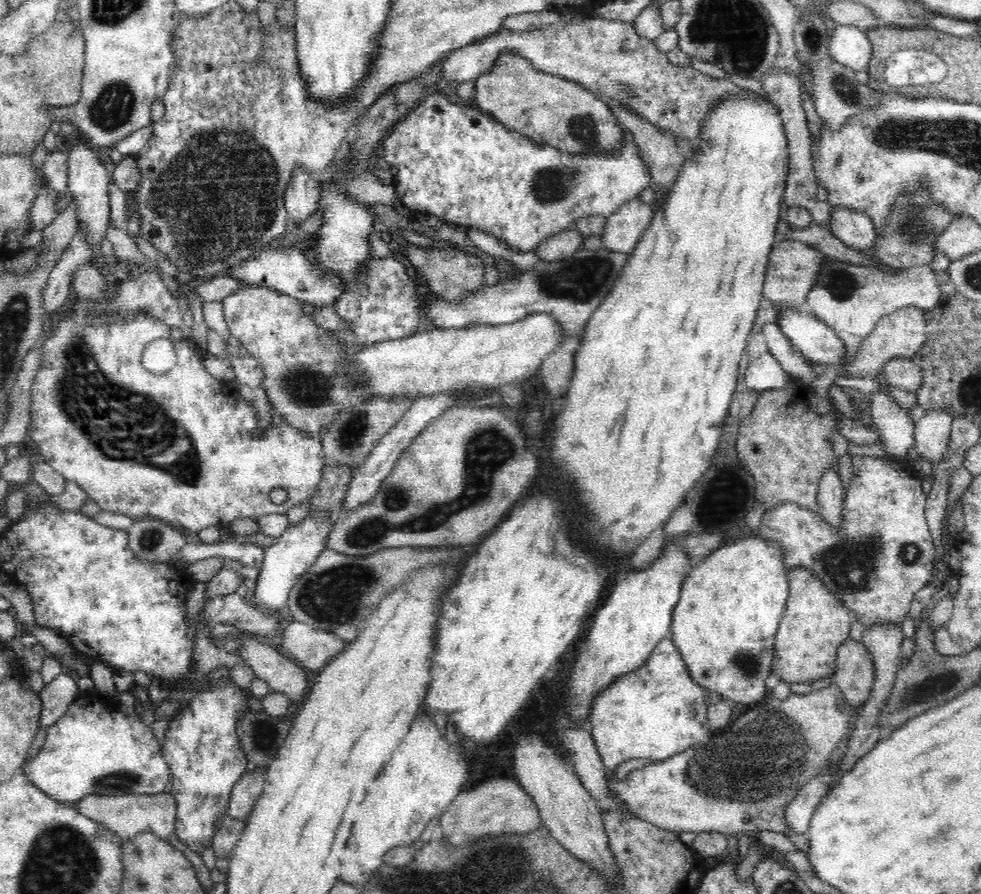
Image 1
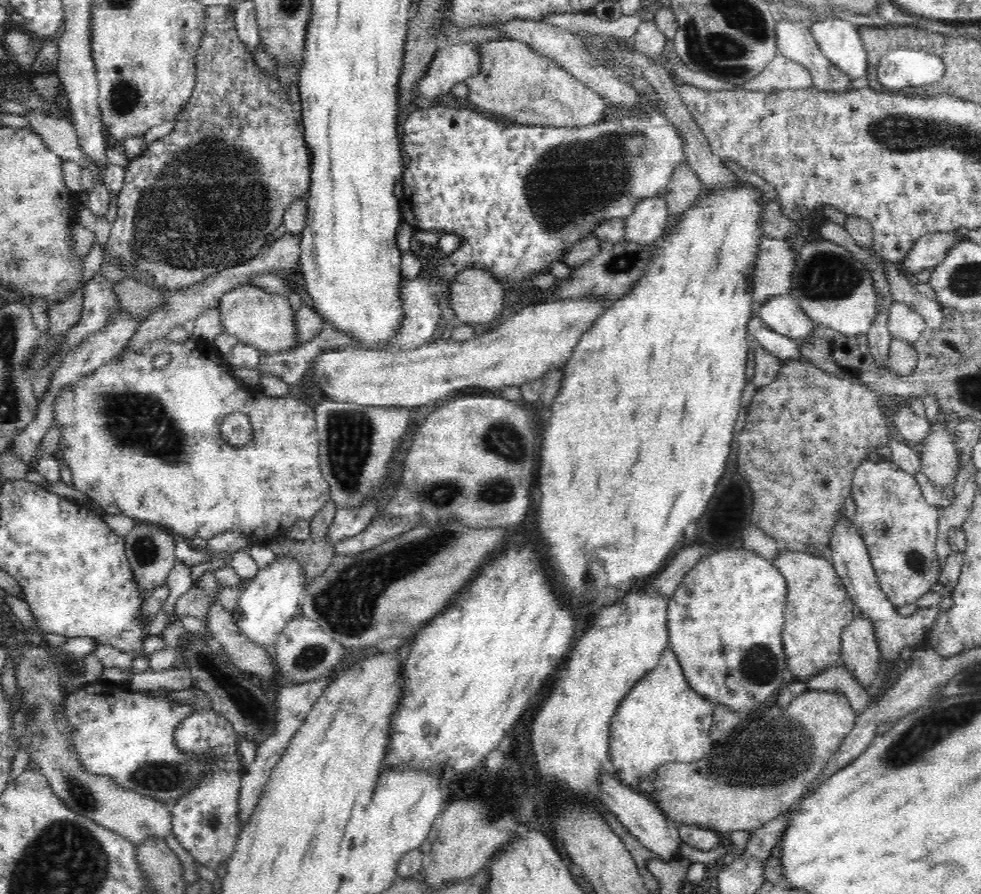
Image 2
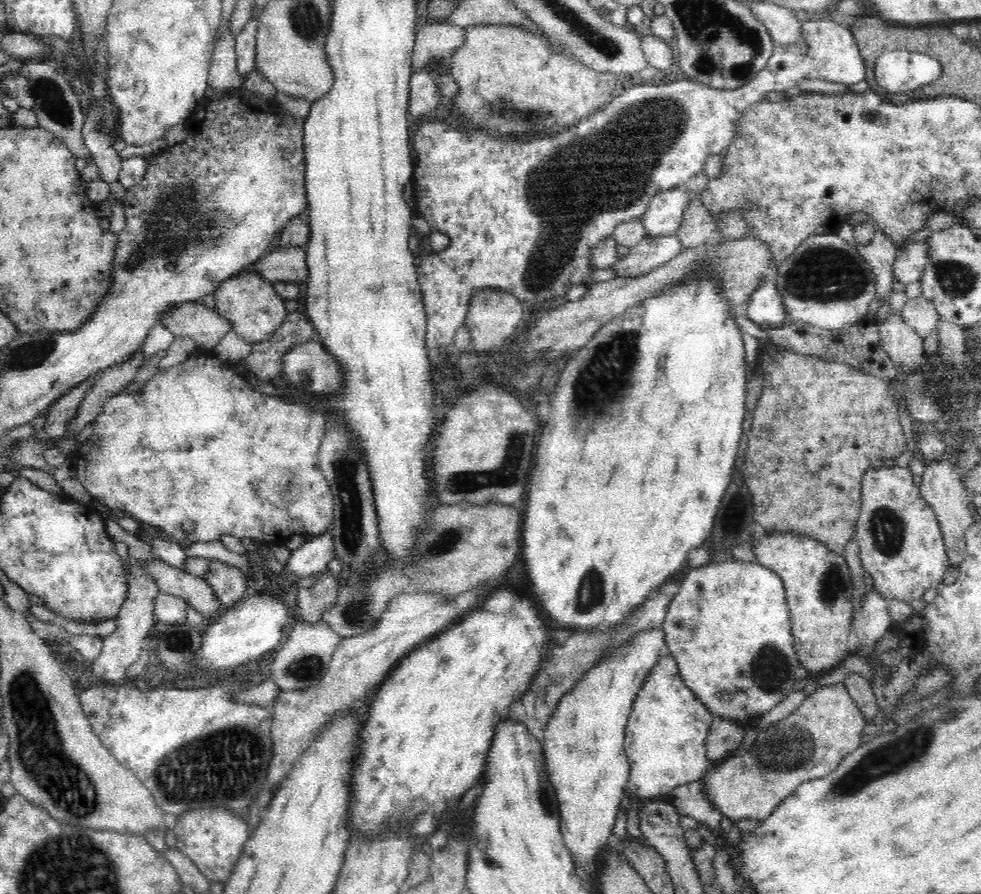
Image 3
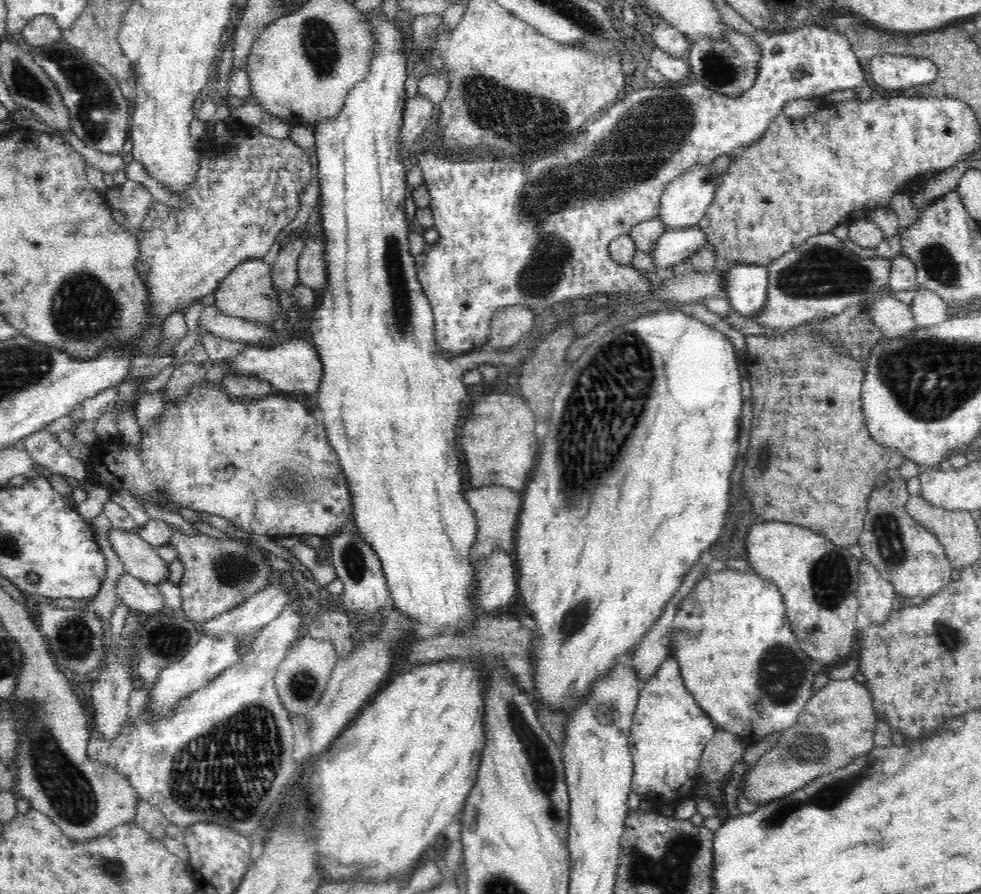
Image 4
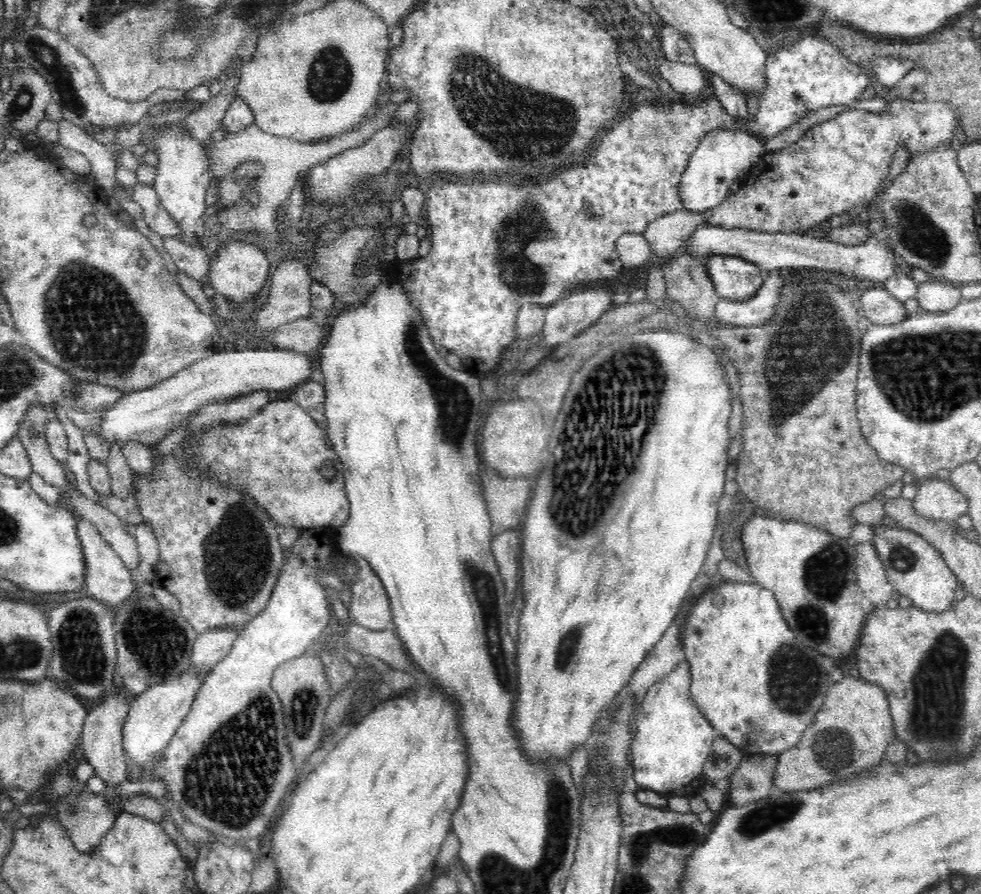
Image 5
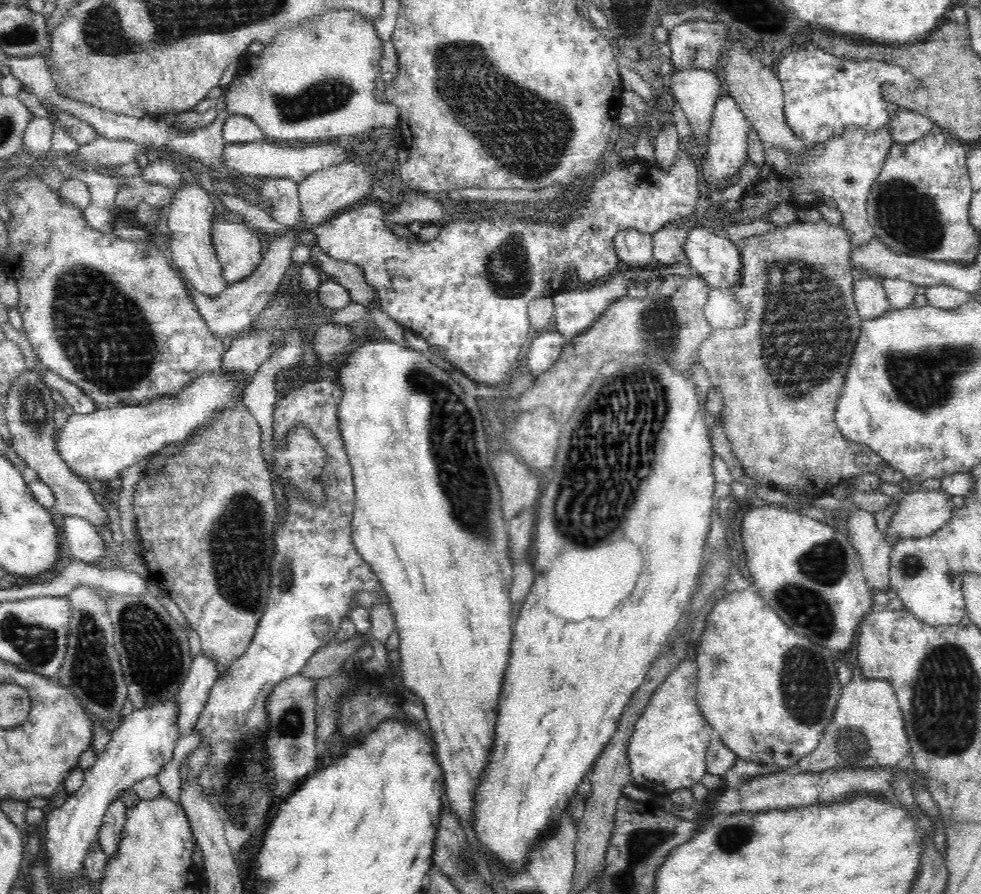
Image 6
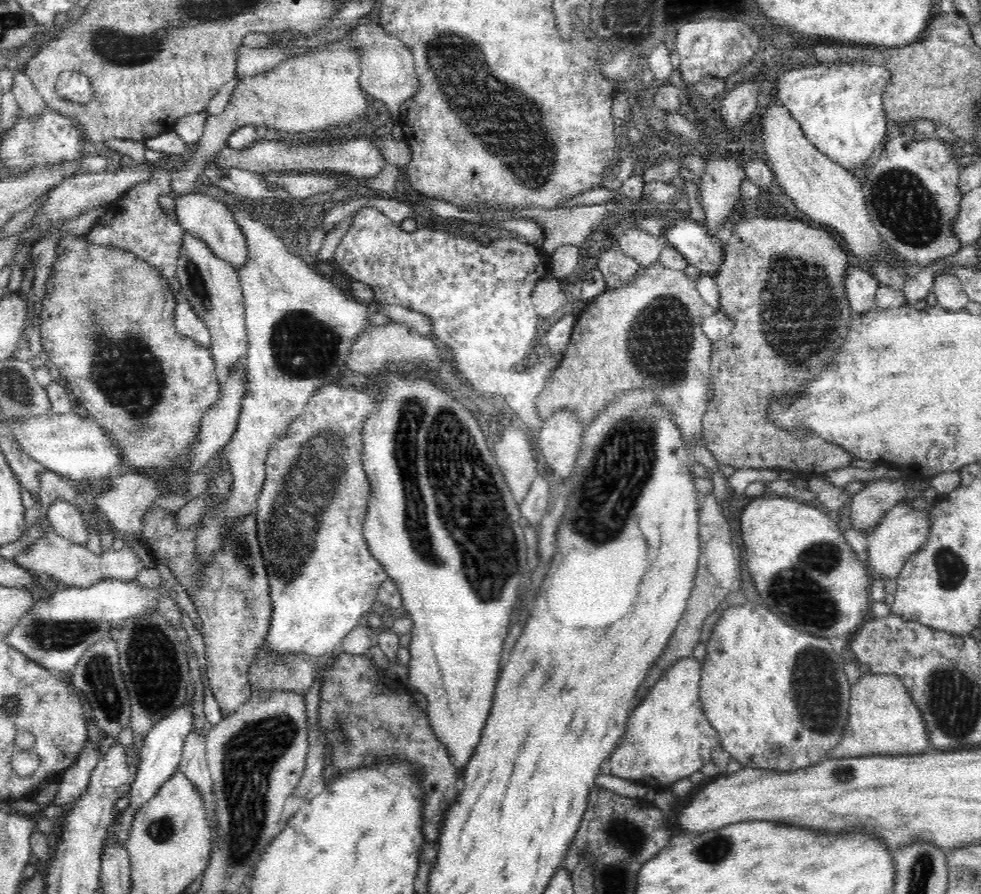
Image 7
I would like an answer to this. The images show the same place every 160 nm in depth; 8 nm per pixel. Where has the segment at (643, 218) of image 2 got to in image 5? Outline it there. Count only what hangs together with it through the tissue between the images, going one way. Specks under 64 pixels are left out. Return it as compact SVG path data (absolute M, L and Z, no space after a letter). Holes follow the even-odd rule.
M720 126L710 130L690 162L682 176L681 194L683 208L692 213L704 213L705 210L718 206L724 199L728 198L732 188L738 183L744 172L752 169L756 162L763 158L765 148L759 146L758 142L746 130L737 130L731 126Z

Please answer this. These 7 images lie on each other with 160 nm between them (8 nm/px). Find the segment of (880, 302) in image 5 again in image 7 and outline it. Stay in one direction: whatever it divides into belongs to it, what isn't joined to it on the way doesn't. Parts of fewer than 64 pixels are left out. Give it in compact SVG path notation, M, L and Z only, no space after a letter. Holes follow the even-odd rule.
M848 266L844 276L845 294L854 313L868 312L874 307L879 283L864 268Z

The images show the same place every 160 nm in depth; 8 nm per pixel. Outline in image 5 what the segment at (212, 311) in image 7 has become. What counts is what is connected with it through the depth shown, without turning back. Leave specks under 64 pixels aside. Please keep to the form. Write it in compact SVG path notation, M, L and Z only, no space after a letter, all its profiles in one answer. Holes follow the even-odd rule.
M166 132L160 136L156 148L160 156L158 176L154 179L156 193L160 197L161 204L180 230L180 242L194 249L202 249L200 239L203 239L206 215L210 207L206 204L208 184L214 177L211 173L209 158L206 148L202 148L200 141L192 140L184 132Z

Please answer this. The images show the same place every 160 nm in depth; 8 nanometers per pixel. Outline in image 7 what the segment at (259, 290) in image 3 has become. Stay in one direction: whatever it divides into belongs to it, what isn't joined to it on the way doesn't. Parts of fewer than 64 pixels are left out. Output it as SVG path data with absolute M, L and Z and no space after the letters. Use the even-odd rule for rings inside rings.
M196 189L193 192L182 194L174 198L175 209L173 214L182 229L204 241L216 257L229 261L229 264L240 269L244 265L248 255L246 238L239 224L235 222L235 216L222 201L210 198L206 193L201 194Z

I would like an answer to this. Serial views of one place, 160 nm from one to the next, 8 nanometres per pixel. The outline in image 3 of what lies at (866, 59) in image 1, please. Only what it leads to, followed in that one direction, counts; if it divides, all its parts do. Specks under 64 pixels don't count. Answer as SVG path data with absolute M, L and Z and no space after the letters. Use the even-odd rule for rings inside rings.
M822 17L816 21L809 19L802 22L802 31L804 31L804 44L790 46L790 48L782 48L775 44L772 58L770 58L768 64L760 70L760 74L754 80L747 82L742 88L720 90L690 78L674 81L673 83L636 80L634 86L626 89L622 96L612 98L602 109L595 111L588 118L580 119L575 125L572 125L572 128L556 132L554 136L544 132L544 134L540 134L536 138L528 138L528 140L504 140L500 136L494 136L492 132L458 130L458 128L452 128L452 126L448 126L446 122L440 122L440 120L422 122L416 128L414 138L412 138L414 140L414 154L418 154L418 162L414 162L414 174L411 179L414 185L414 202L416 202L412 212L416 217L424 219L430 225L432 231L450 237L450 246L446 250L431 252L422 257L421 263L415 268L418 285L420 285L421 304L424 305L425 312L425 349L452 345L456 332L465 325L463 320L469 298L474 296L474 292L478 288L504 289L514 294L521 302L534 304L544 303L554 297L564 298L572 286L578 286L579 284L589 286L591 283L585 280L585 276L590 269L593 269L593 266L590 266L589 263L591 248L600 240L610 237L618 224L641 219L642 214L646 212L649 201L656 194L686 184L696 174L700 173L704 168L704 162L706 162L708 155L724 154L733 137L733 128L735 127L733 120L737 119L739 114L750 103L764 100L766 94L771 91L794 92L793 86L804 77L820 77L820 79L847 85L865 80L867 66L864 63L860 47L856 43L850 26L840 25L840 23L832 19Z

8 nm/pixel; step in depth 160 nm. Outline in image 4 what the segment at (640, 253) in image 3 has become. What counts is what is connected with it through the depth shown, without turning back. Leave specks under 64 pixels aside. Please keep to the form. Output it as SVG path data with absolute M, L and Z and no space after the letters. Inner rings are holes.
M699 225L682 231L666 229L647 253L656 270L661 274L670 273L670 268L695 253L706 241Z

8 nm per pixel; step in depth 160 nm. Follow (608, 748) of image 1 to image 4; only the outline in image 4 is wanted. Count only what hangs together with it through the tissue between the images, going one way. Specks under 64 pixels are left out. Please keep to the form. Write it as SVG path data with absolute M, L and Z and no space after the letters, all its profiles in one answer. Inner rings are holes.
M671 654L641 688L629 738L635 767L631 790L646 798L669 803L678 800L679 796L692 795L694 788L702 782L700 760L704 747L717 729L708 713L699 708L693 695L688 692L680 673L680 665Z

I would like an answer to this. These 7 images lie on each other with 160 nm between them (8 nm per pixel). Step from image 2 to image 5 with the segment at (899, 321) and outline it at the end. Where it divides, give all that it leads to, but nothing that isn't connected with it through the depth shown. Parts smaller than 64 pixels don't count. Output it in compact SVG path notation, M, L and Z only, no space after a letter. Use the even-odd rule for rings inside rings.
M926 282L919 284L917 296L919 309L928 313L943 313L952 310L960 301L962 288L940 282Z

